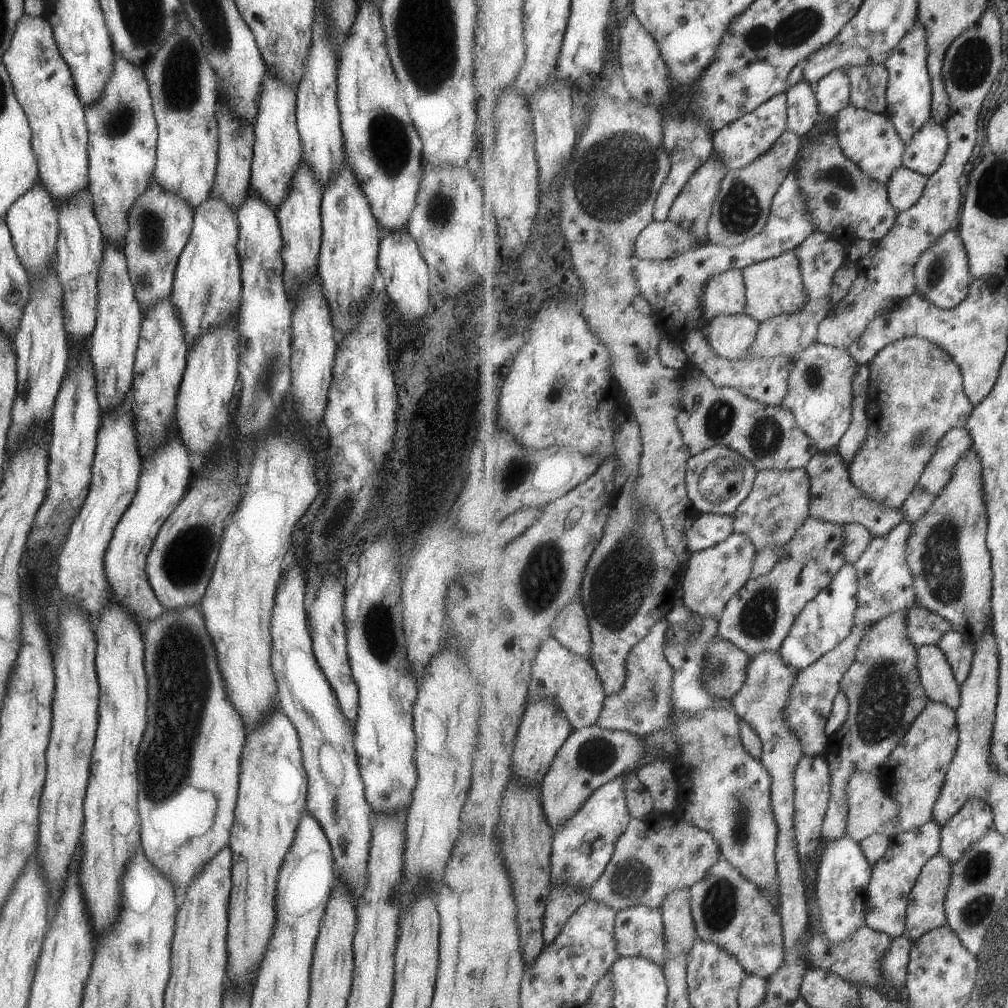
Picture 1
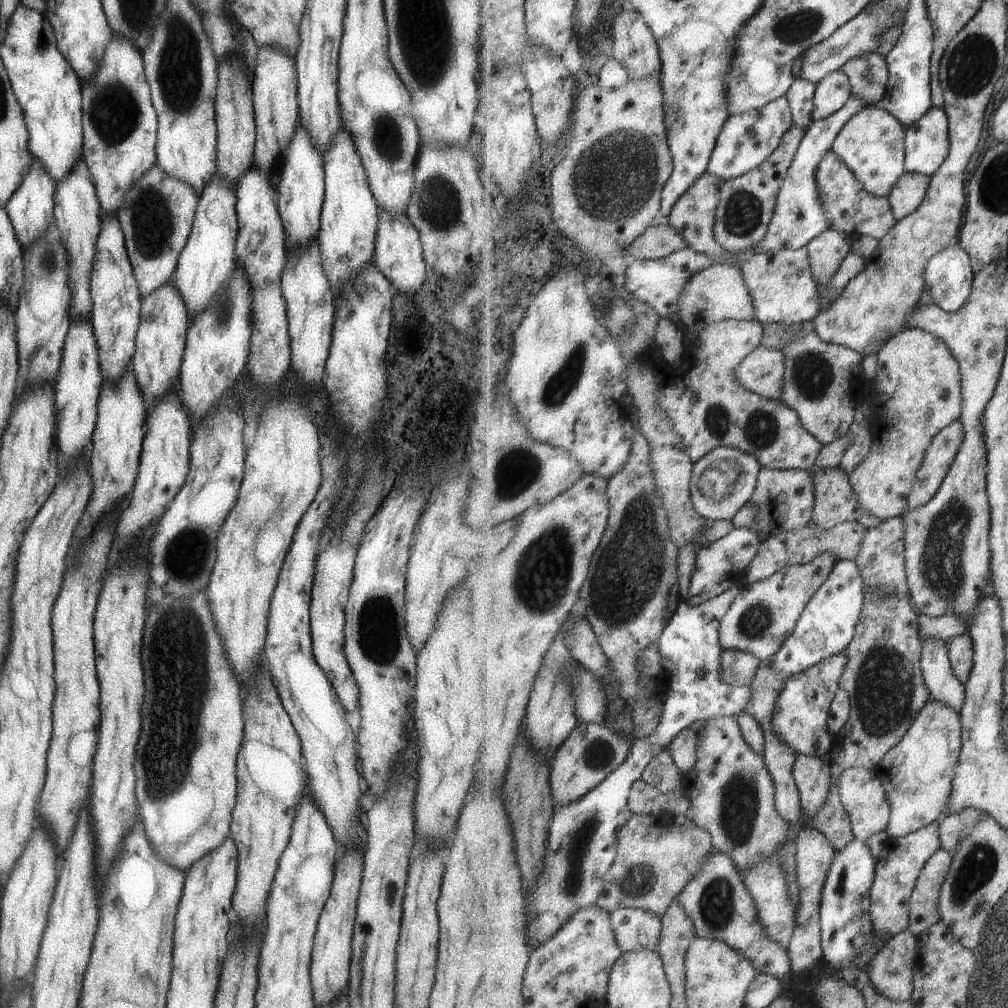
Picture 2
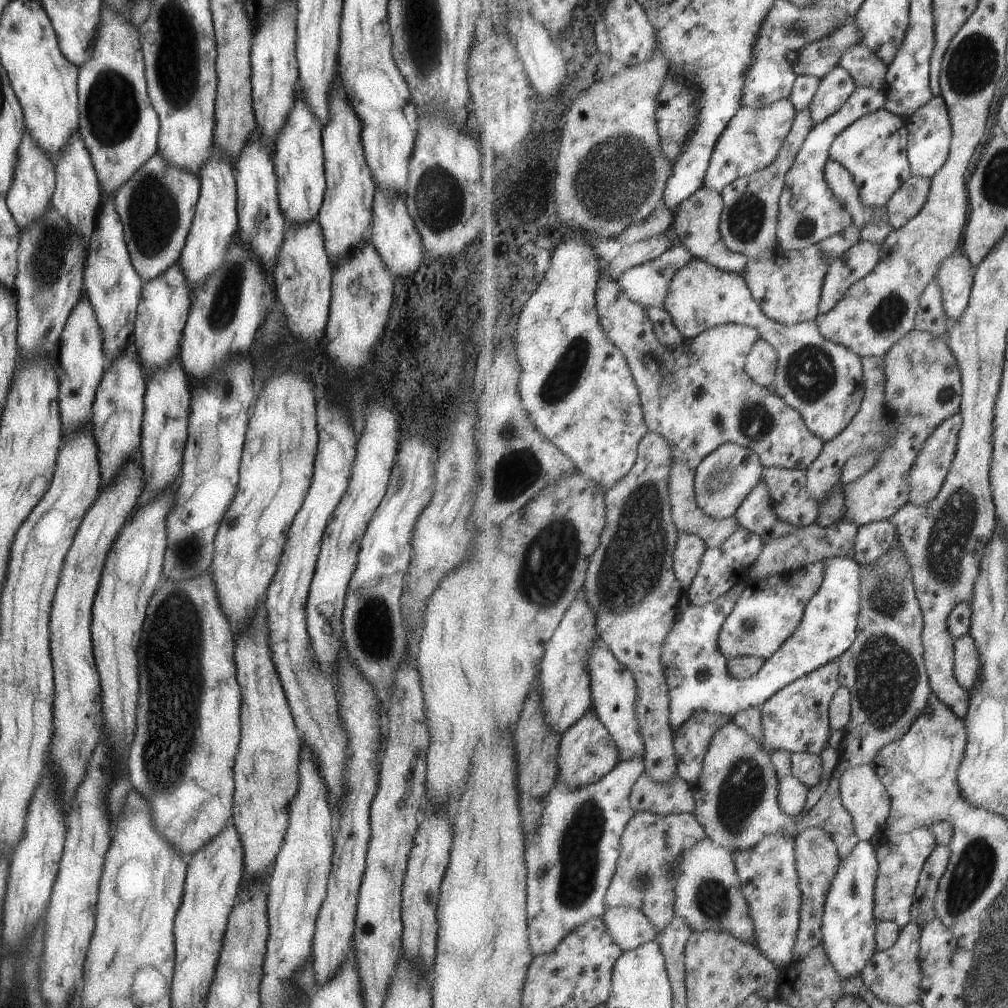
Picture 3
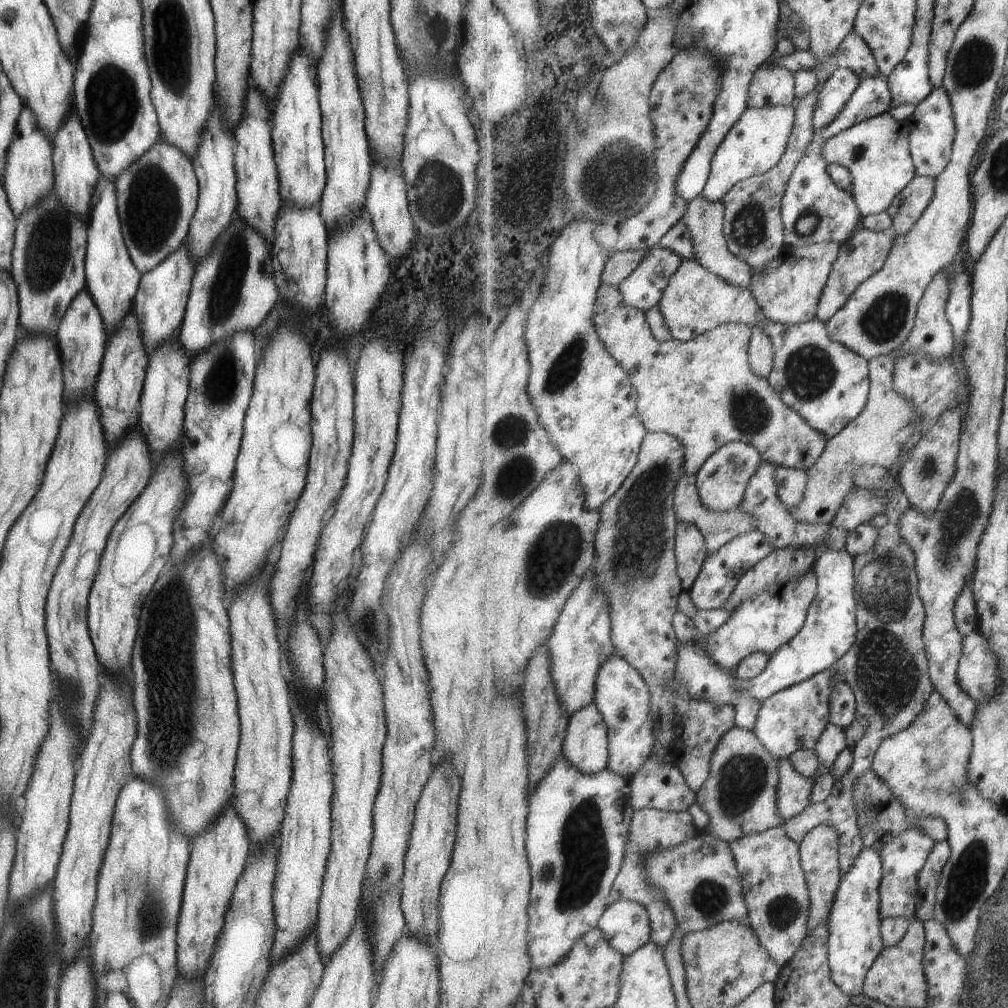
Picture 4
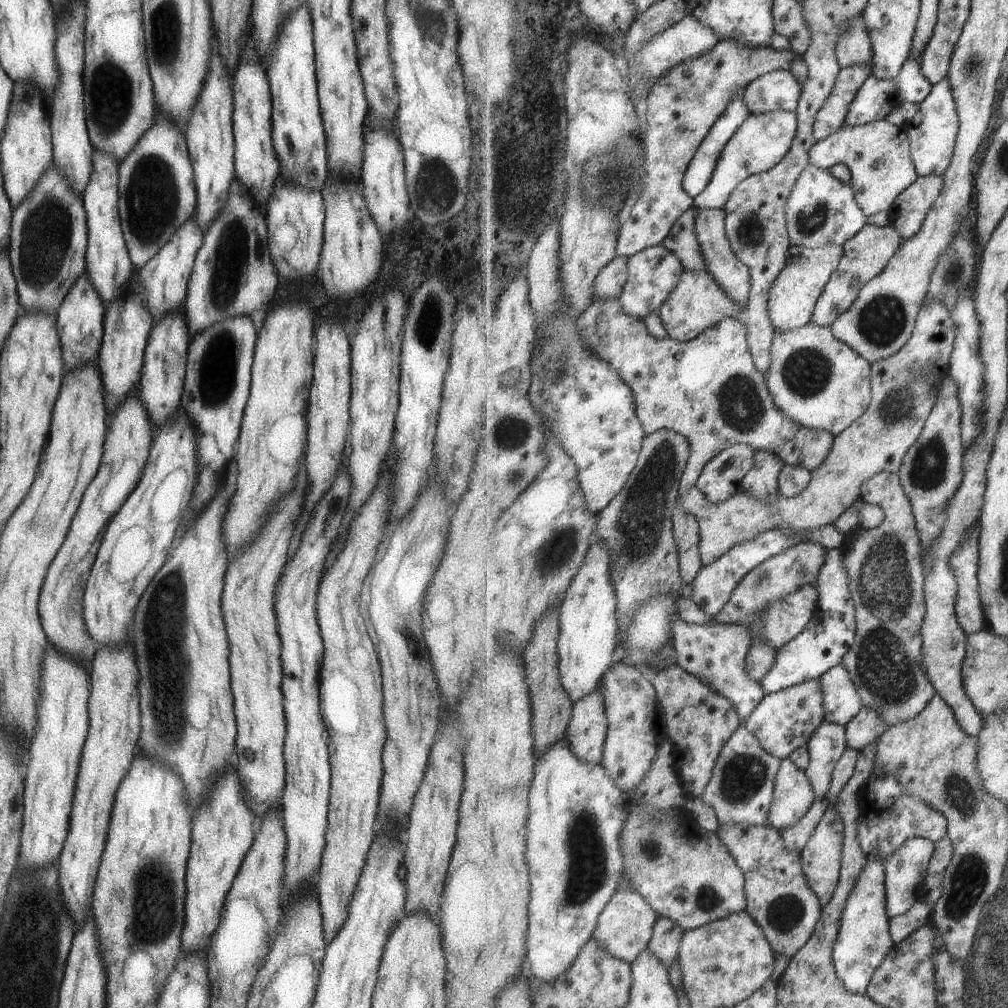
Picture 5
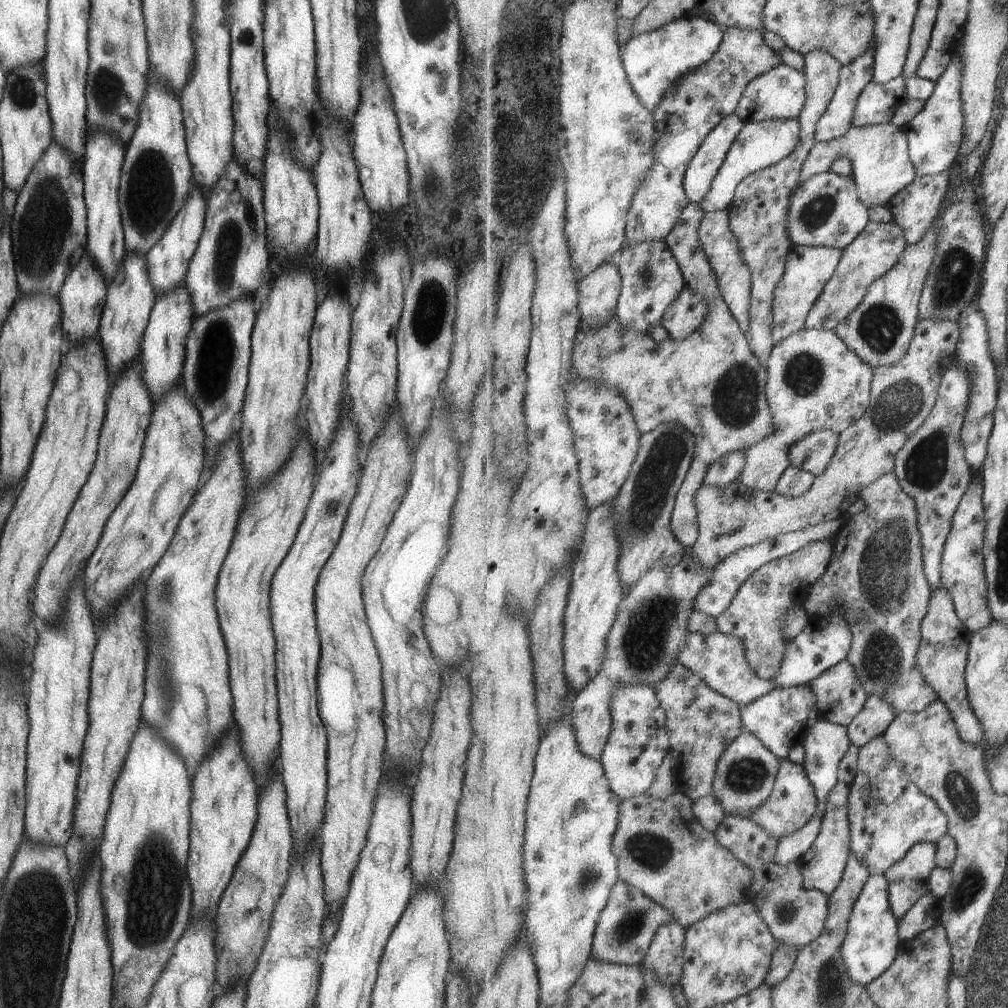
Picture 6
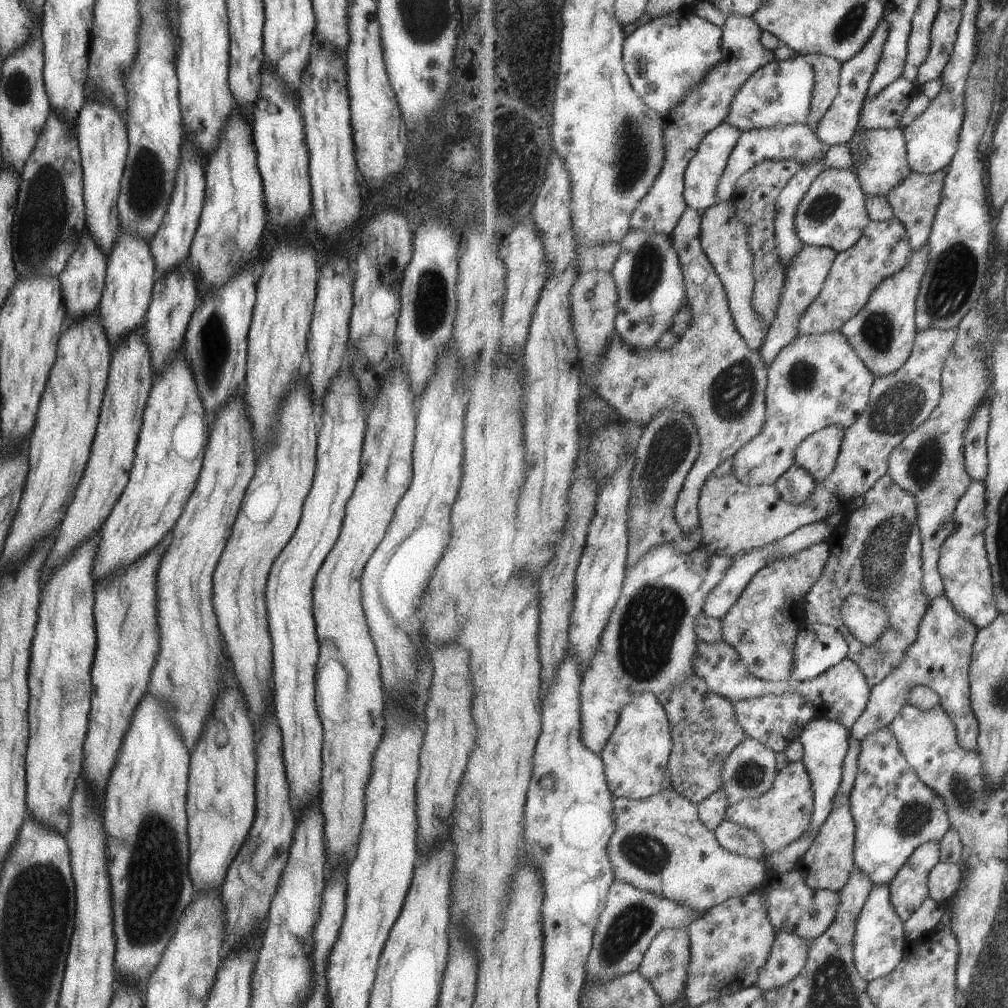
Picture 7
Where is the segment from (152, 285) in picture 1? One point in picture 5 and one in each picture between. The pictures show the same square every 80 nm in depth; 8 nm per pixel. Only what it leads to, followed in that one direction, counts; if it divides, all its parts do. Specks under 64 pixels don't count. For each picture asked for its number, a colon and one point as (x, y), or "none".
2: (155, 218)
3: (155, 205)
4: (156, 195)
5: (156, 192)

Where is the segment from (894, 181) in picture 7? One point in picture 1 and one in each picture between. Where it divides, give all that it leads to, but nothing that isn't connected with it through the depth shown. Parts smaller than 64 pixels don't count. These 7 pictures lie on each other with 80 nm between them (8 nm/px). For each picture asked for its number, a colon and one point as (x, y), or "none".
1: (870, 139)
2: (873, 143)
3: (874, 149)
4: (877, 152)
5: (879, 156)
6: (880, 155)

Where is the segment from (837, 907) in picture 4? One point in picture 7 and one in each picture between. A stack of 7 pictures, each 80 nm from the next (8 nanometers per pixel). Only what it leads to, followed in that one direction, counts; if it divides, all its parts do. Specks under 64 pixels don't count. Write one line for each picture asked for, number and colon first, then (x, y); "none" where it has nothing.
5: (865, 940)
6: (873, 943)
7: (880, 941)

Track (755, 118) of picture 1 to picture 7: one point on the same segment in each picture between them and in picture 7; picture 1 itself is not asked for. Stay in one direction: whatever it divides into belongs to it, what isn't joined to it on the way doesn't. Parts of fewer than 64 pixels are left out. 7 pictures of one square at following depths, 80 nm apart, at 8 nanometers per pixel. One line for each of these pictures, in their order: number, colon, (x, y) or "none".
2: (748, 140)
3: (753, 141)
4: (758, 142)
5: (763, 141)
6: (761, 144)
7: (800, 142)

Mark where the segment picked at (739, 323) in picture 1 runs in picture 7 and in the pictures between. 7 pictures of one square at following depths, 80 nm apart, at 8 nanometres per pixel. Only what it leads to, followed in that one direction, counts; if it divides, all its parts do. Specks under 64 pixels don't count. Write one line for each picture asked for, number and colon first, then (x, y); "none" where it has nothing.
2: (709, 408)
3: (698, 396)
4: (704, 392)
5: (709, 389)
6: (712, 383)
7: (711, 373)

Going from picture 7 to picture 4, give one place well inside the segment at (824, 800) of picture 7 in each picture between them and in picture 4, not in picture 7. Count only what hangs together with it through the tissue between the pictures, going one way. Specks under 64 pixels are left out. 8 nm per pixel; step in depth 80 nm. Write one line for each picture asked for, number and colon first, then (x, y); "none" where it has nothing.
4: (829, 748)
5: (829, 744)
6: (827, 743)

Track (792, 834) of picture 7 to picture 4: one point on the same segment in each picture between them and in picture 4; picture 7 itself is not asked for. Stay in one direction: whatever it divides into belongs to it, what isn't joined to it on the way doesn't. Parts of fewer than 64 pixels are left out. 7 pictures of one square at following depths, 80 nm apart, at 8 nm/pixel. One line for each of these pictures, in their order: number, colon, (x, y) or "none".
4: (794, 790)
5: (794, 797)
6: (793, 803)

